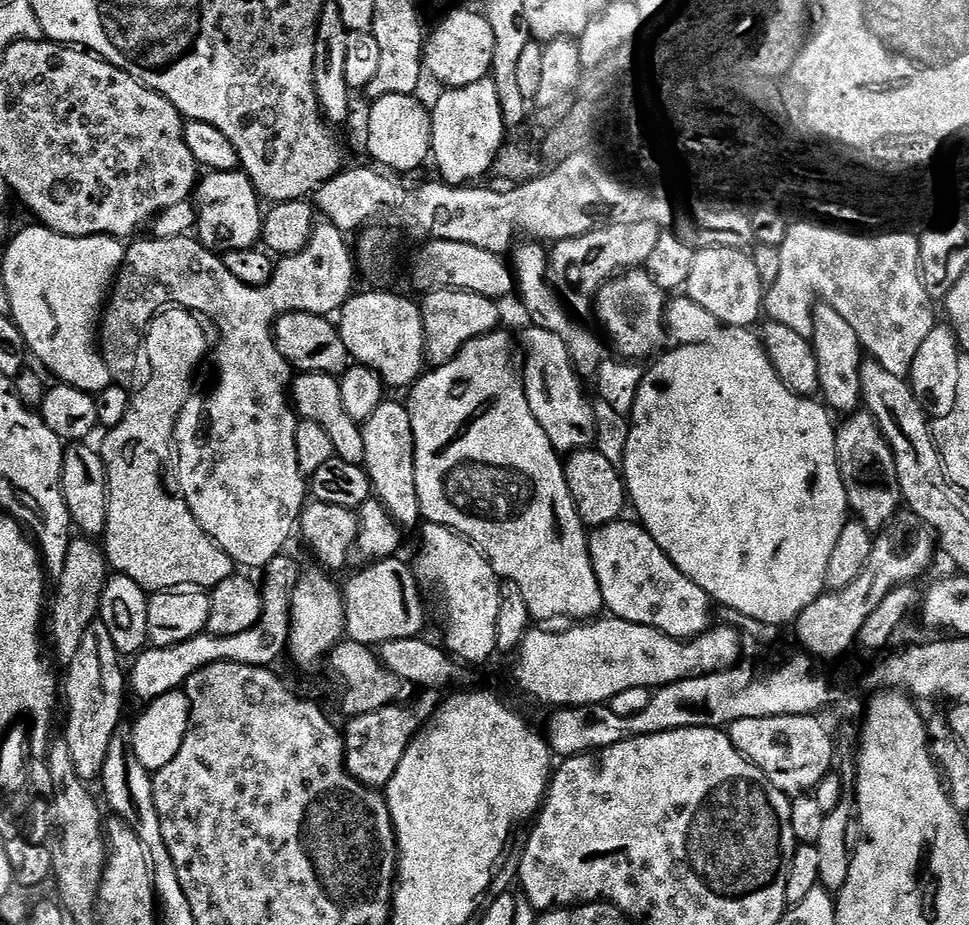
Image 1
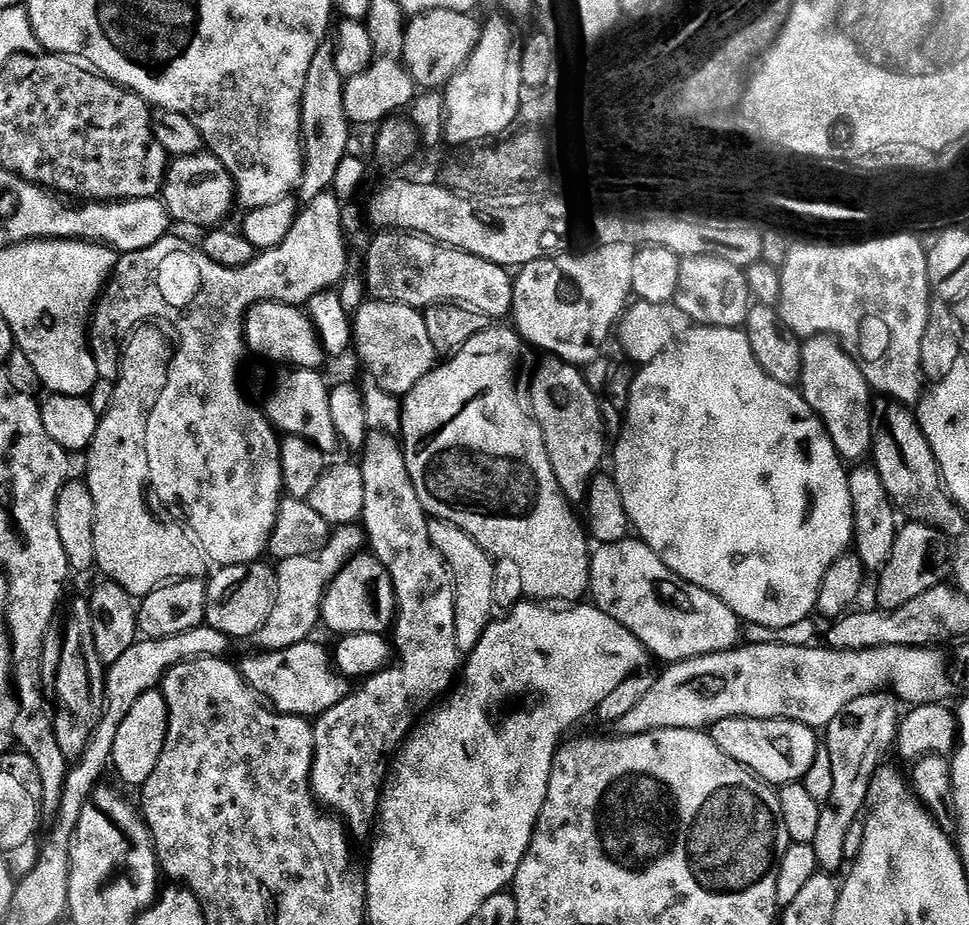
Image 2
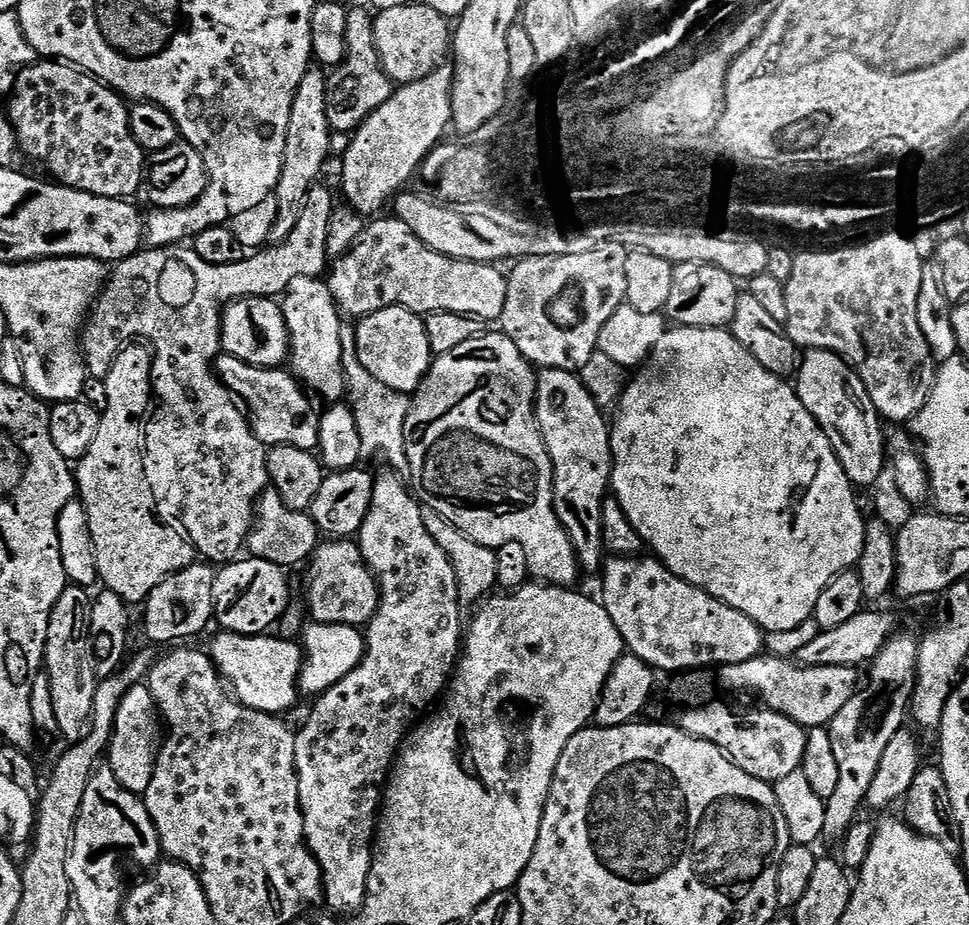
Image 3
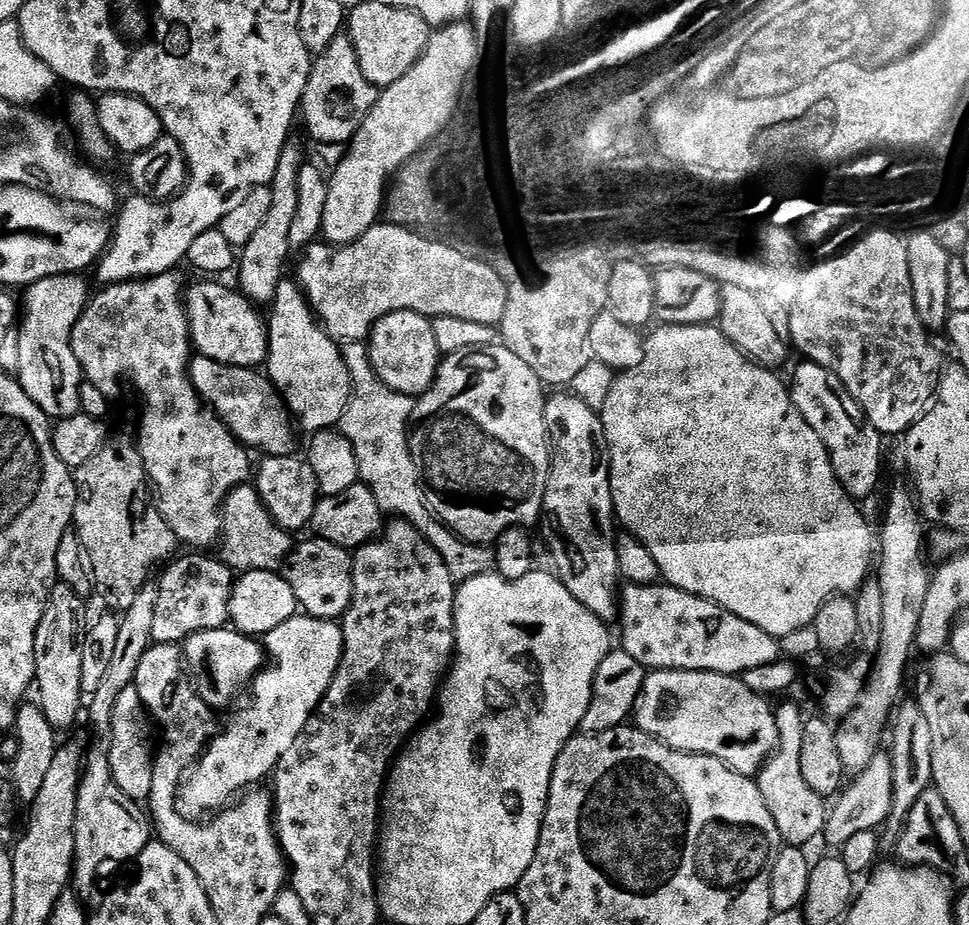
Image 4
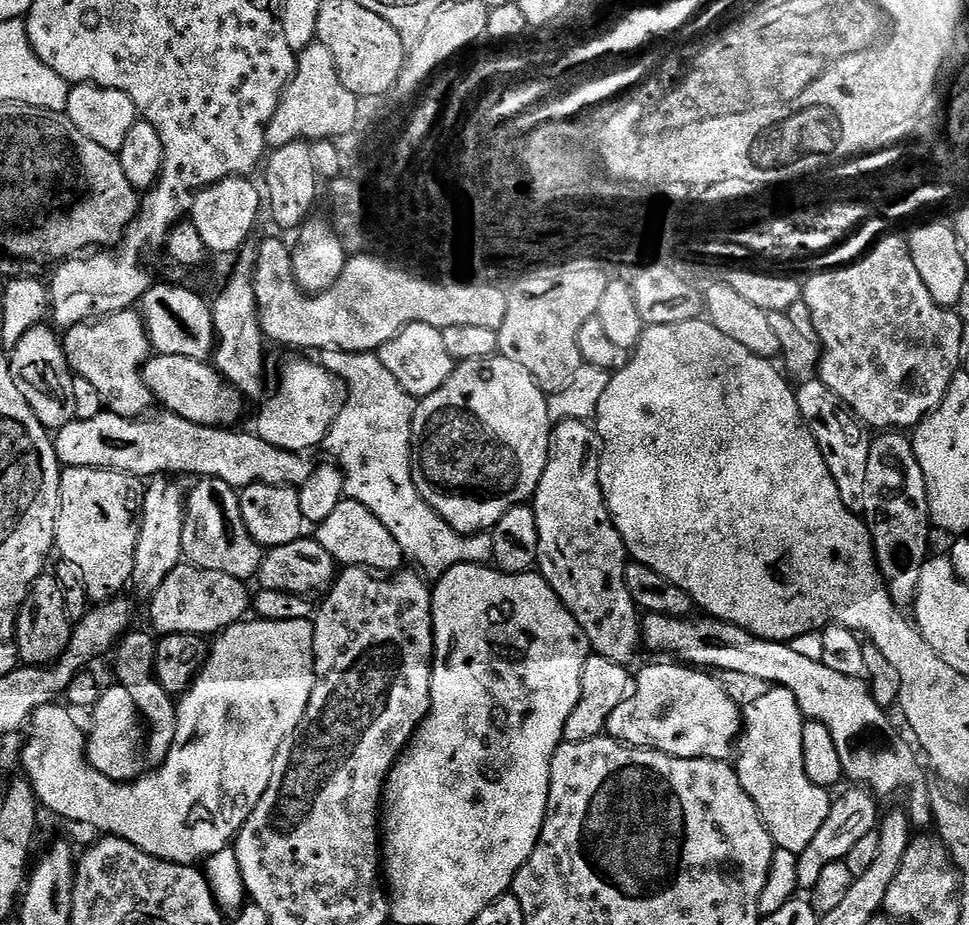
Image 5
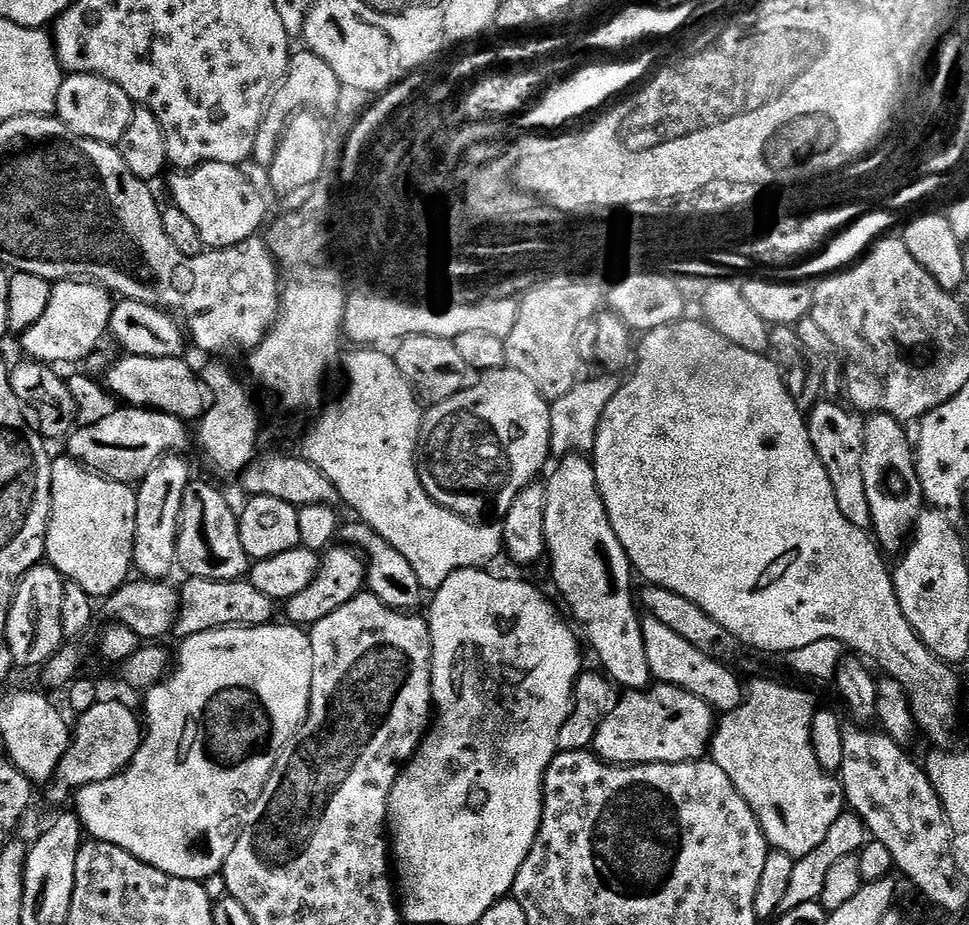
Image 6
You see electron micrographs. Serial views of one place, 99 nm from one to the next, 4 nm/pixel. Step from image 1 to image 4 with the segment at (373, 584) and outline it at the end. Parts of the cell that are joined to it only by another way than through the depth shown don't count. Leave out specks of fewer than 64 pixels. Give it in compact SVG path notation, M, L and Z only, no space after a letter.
M319 538L293 547L282 575L294 592L297 605L307 615L319 620L339 621L347 610L353 594L350 585L350 556L343 548Z

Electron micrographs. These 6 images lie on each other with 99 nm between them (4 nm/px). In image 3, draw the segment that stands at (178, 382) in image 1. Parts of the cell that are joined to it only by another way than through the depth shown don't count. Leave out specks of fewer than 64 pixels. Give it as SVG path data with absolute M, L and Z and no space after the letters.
M132 344L120 352L116 360L111 361L108 370L104 384L109 391L109 408L99 417L94 442L90 442L90 450L75 465L74 475L78 499L88 515L99 583L104 584L107 591L120 596L128 606L140 606L163 580L197 563L198 553L179 527L169 526L158 519L154 494L146 482L144 423L149 419L154 404L153 353L147 347Z

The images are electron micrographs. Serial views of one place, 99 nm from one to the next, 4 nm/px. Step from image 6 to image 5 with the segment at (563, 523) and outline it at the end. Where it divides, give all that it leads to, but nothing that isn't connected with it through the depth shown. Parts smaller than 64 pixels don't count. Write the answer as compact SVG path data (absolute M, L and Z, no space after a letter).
M565 420L555 425L552 455L534 497L534 511L540 534L540 555L545 561L552 563L552 568L556 571L550 576L552 589L556 591L566 610L574 614L587 640L642 640L642 616L636 603L630 598L630 590L626 586L624 572L630 563L628 549L624 547L624 540L614 526L602 494L601 459L600 433L591 423Z

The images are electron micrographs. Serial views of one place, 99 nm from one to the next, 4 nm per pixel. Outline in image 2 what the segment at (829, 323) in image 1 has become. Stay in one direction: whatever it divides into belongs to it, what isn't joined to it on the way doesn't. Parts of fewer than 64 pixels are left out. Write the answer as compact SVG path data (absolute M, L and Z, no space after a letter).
M821 334L807 337L802 344L802 374L798 385L804 401L816 411L816 416L826 426L841 460L851 462L859 456L866 457L872 449L872 418L874 415L874 393L868 387L868 379L862 374L860 363L849 354L835 336Z

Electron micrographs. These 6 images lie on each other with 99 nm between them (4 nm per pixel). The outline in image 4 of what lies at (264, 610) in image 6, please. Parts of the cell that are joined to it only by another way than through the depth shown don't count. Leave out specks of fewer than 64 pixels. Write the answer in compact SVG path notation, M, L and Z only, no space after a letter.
M208 554L188 555L192 556L184 556L181 560L179 560L179 558L173 559L171 563L163 569L165 572L161 576L160 584L158 583L158 587L156 588L152 639L157 644L179 645L187 636L193 636L202 630L223 628L229 623L228 602L234 583L234 573L232 569L219 559L216 559L217 561L211 560Z

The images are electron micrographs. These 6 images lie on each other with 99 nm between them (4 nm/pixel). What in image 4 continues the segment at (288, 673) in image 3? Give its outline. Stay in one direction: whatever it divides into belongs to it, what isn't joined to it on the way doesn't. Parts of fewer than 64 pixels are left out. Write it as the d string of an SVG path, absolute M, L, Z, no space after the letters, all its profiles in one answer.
M225 626L187 636L182 641L182 663L202 699L213 709L219 710L223 704L231 702L244 683L245 687L265 667L266 654L255 639Z

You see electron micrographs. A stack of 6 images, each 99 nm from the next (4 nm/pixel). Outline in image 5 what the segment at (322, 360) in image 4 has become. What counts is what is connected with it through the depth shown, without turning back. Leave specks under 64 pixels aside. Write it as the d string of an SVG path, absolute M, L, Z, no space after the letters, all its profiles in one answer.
M288 360L280 372L280 389L271 393L266 407L254 427L255 433L272 446L280 447L284 451L308 454L311 448L316 448L325 443L336 415L340 413L346 399L344 381L337 373L315 364L312 360Z

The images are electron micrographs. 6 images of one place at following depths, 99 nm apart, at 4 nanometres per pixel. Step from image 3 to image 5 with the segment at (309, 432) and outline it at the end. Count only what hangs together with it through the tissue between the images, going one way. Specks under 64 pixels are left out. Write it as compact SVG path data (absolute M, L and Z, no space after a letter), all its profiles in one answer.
M155 355L143 365L142 375L146 386L152 391L157 405L165 404L167 411L192 423L206 427L223 428L235 425L240 416L240 392L216 370L211 363L182 358L181 356Z

